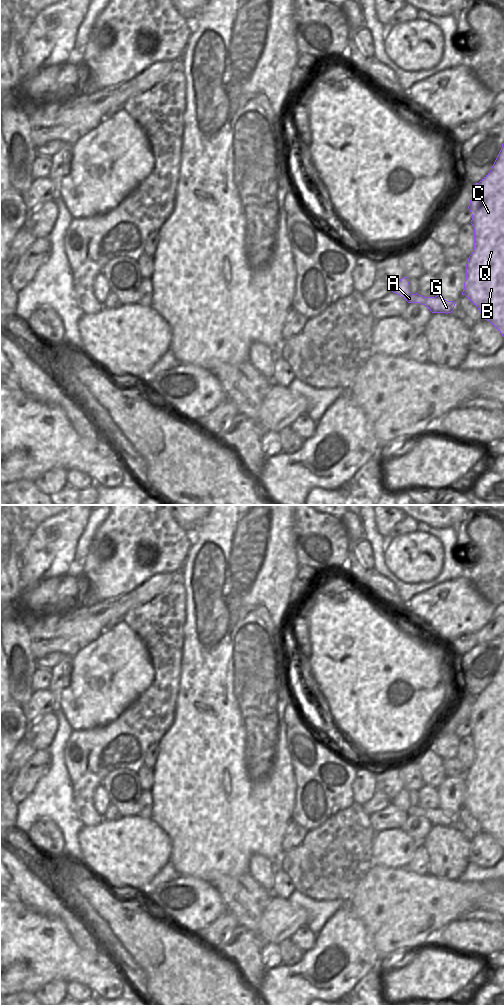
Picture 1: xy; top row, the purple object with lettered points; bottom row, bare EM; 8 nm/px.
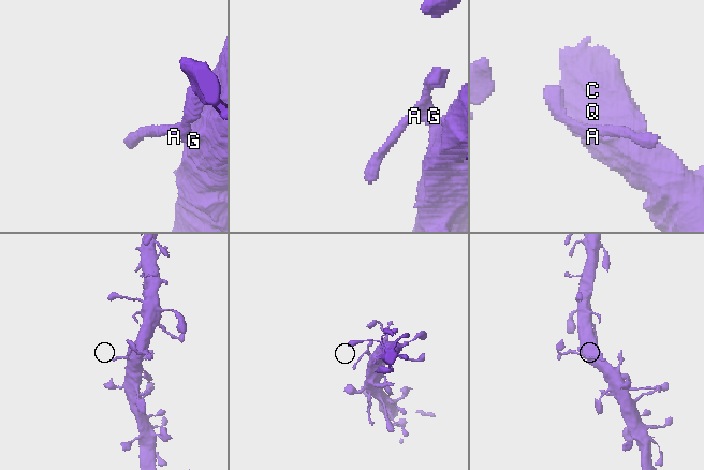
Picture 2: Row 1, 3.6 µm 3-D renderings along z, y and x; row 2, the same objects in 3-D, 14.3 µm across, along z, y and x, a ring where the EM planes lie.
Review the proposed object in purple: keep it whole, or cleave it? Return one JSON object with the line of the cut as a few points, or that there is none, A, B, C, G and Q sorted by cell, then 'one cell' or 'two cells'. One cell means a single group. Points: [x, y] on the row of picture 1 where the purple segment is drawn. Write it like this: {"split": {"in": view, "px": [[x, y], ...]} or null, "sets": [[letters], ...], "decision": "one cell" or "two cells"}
{"split": null, "sets": [["A", "B", "C", "G", "Q"]], "decision": "one cell"}

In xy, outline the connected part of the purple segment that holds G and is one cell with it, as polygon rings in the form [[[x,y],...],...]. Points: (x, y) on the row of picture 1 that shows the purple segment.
[[[407,277],[400,279],[393,287],[392,292],[403,297],[408,303],[419,303],[425,305],[432,313],[451,313],[455,302],[447,301],[439,295],[435,297],[423,297],[418,293],[410,292],[410,284]]]

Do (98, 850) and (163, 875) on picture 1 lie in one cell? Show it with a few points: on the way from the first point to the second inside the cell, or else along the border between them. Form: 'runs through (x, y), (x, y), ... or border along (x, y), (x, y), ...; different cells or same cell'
border along (169, 862), (152, 878), (145, 888); different cells

